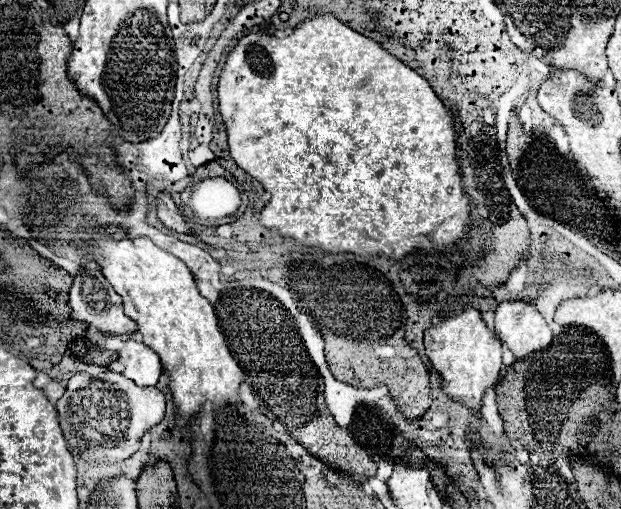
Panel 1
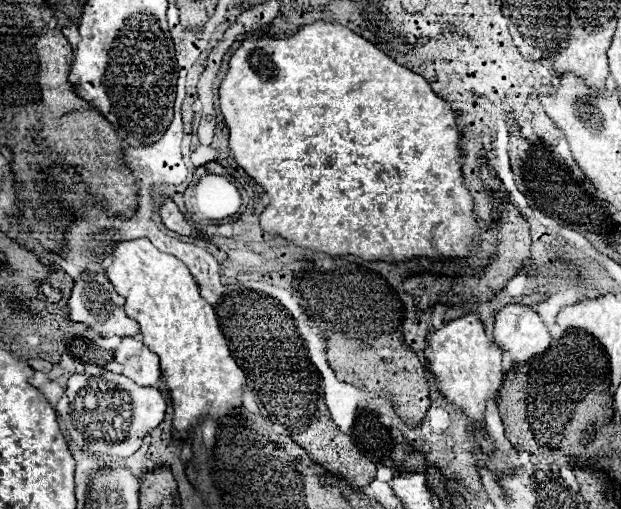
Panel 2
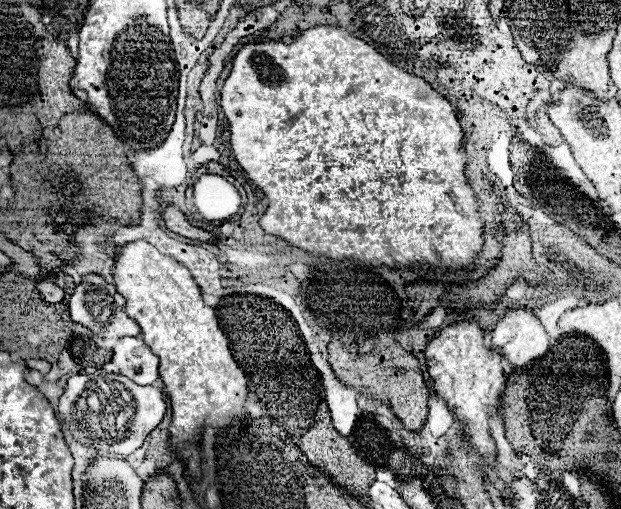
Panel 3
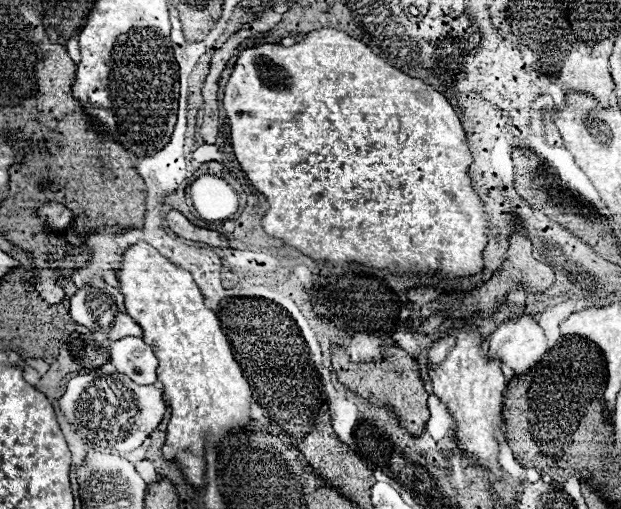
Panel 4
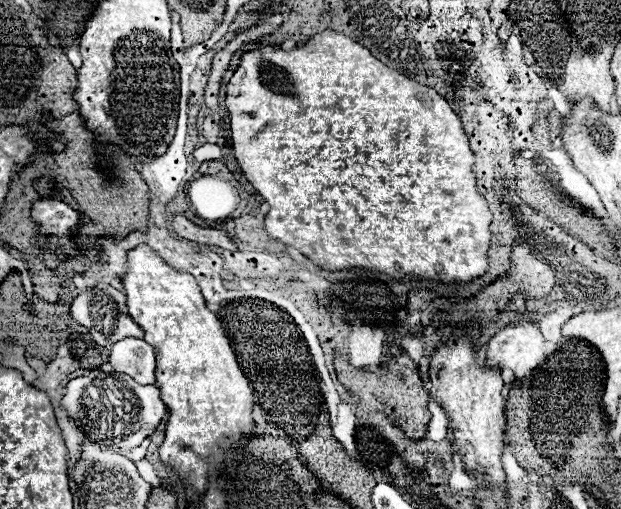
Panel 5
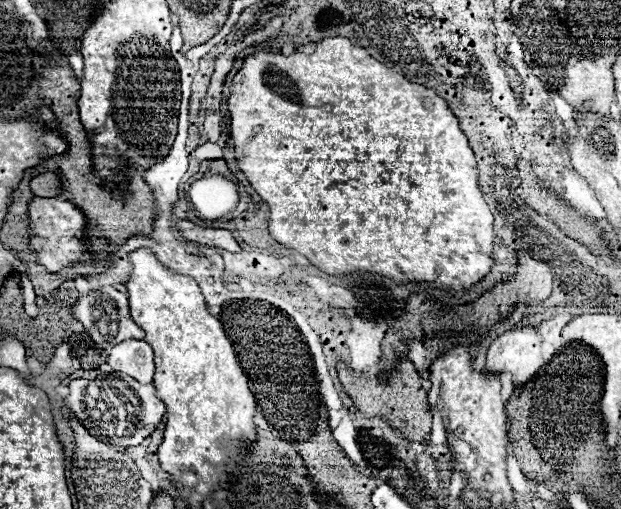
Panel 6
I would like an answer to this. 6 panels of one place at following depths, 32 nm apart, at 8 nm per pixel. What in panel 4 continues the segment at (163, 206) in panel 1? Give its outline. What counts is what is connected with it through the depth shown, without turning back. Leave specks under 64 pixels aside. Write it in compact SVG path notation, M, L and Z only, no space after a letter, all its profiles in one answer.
M168 210L166 212L166 222L168 222L168 228L172 232L176 232L178 236L182 238L188 238L188 240L196 240L196 242L204 242L204 244L210 244L210 246L228 246L226 238L214 230L206 230L206 228L198 228L194 224L190 224L182 212L178 210Z

